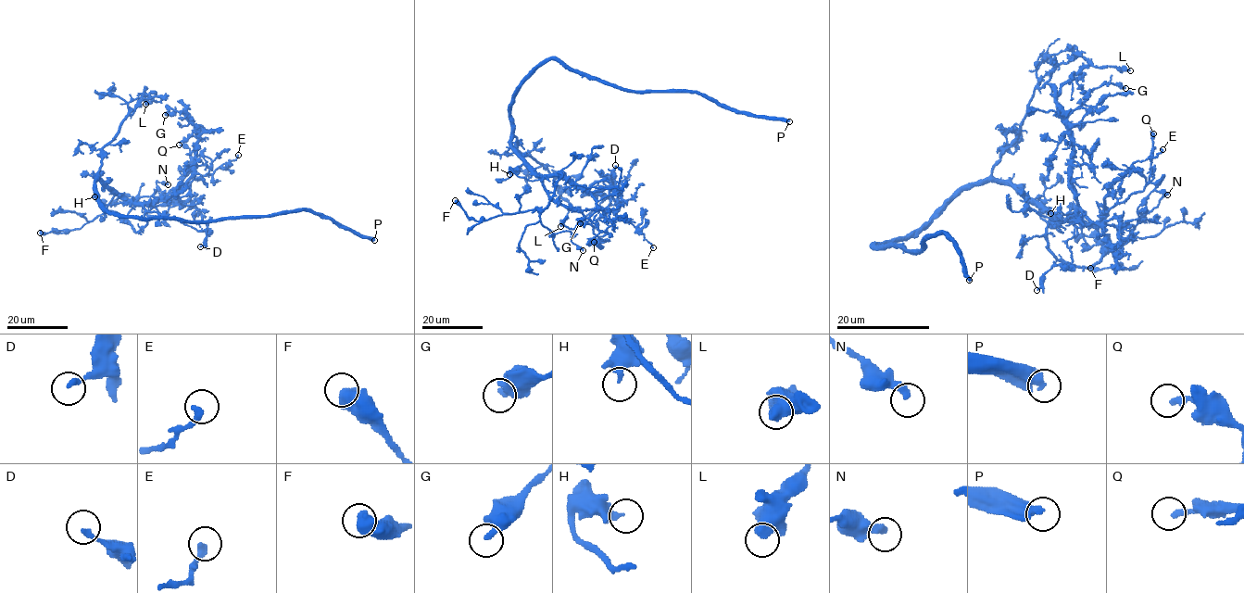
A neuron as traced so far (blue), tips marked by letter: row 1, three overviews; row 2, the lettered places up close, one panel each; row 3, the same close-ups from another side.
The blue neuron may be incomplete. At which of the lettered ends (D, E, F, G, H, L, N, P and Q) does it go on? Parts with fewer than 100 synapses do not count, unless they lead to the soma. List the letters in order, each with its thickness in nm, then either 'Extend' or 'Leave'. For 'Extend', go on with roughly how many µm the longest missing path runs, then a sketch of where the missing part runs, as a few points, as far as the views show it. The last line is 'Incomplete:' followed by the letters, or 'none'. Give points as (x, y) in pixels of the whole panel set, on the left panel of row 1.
D: Thickness 200 nm. Leave
E: Thickness 300 nm. Leave
F: Thickness 650 nm. Leave
G: Thickness 360 nm. Leave
H: Thickness 380 nm. Leave
L: Thickness 550 nm. Leave
N: Thickness 340 nm. Leave
P: Thickness 440 nm. Extend. Missing length about 300 µm
Q: Thickness 260 nm. Leave
Incomplete: P

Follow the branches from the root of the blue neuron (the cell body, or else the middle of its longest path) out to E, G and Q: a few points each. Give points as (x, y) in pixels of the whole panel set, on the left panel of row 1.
E: (105, 207), (96, 195), (96, 176), (126, 201), (146, 203), (183, 189), (194, 180), (234, 160), (238, 155)
G: (105, 207), (96, 176), (133, 202), (155, 203), (192, 174), (198, 134), (180, 111), (165, 115)
Q: (105, 207), (96, 176), (138, 203), (173, 189), (189, 166), (189, 149), (179, 145)

